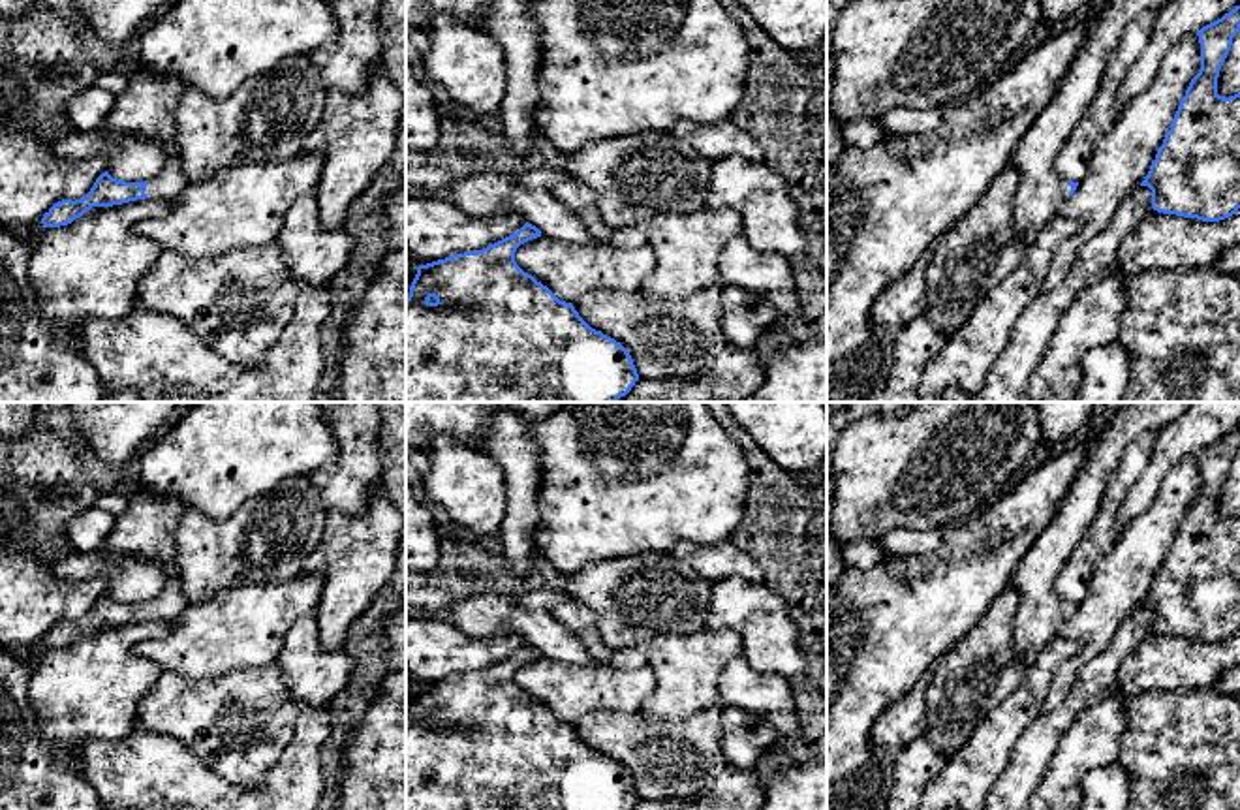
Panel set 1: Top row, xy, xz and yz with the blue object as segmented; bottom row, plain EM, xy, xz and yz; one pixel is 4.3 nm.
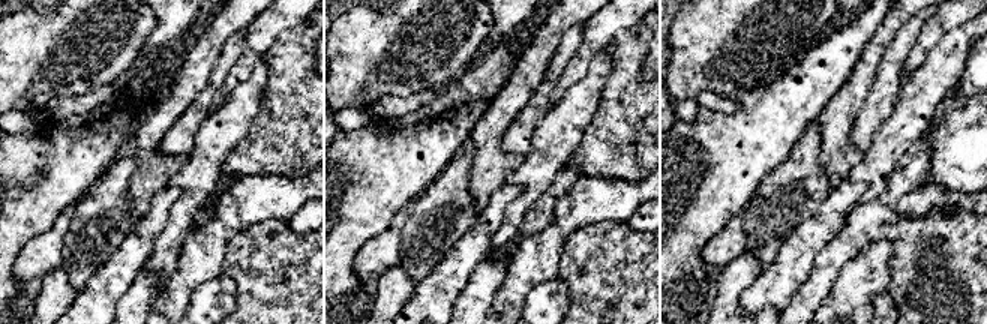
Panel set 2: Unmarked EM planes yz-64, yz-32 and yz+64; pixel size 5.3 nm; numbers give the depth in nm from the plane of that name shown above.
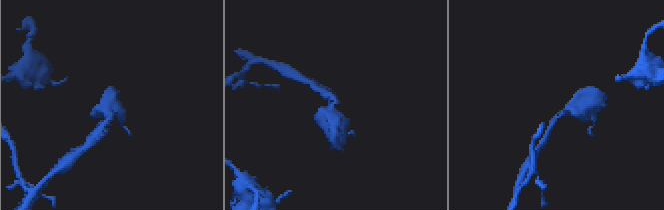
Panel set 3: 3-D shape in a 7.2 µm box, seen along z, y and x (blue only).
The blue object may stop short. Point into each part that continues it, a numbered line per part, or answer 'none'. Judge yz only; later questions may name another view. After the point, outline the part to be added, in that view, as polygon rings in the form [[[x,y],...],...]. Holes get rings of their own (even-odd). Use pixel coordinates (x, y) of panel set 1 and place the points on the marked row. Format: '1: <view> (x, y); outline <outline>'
1: yz (1041, 190); outline [[[1105,0],[1060,90],[1022,135],[1011,162],[1020,171],[1015,227],[1022,233],[1026,244],[1069,197],[1071,186],[1054,171],[1054,158],[1097,96],[1107,62],[1125,26],[1144,11],[1161,9],[1169,2],[1172,0]]]

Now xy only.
1: xy (147, 106); outline [[[133,62],[124,66],[126,88],[115,98],[103,128],[120,135],[148,135],[165,145],[173,158],[143,188],[147,197],[178,201],[190,188],[178,162],[175,113],[186,90],[178,79],[163,79]]]

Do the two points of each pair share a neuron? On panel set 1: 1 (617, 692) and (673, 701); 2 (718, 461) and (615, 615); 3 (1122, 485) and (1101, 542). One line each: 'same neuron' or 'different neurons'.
1: different neurons
2: different neurons
3: same neuron

